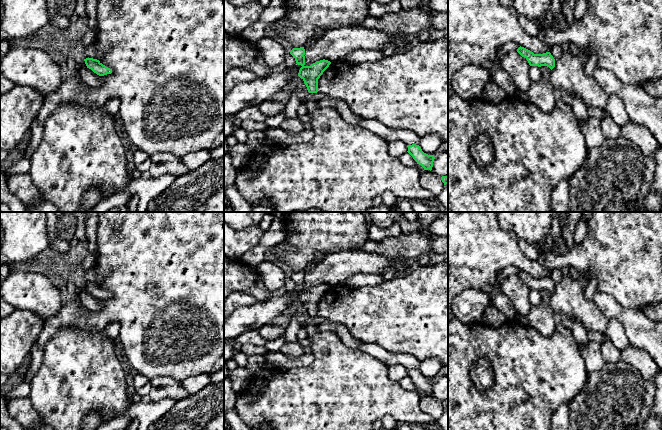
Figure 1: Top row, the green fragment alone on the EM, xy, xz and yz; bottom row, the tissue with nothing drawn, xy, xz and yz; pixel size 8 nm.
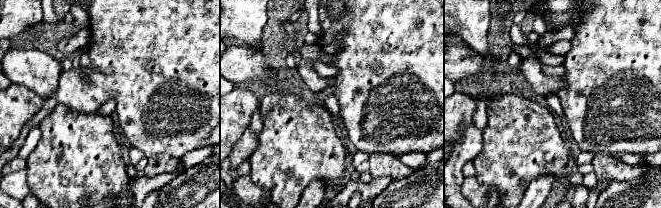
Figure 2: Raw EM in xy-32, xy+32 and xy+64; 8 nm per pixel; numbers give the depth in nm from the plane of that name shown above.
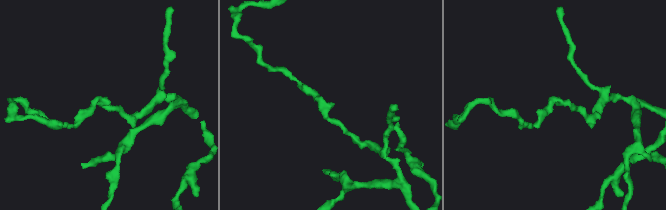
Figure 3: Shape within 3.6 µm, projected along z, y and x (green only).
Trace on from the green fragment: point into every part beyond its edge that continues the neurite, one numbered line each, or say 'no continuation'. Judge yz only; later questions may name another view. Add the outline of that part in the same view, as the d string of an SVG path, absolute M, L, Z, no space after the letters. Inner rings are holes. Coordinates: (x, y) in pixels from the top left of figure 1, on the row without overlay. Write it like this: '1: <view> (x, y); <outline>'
no continuation

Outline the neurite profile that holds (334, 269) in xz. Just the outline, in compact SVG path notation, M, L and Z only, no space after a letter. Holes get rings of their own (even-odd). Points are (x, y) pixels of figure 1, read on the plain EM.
M358 250L327 254L322 261L305 269L304 290L310 290L323 283L330 286L344 284L346 279L354 273L381 274L388 268L399 265L397 262L401 258Z

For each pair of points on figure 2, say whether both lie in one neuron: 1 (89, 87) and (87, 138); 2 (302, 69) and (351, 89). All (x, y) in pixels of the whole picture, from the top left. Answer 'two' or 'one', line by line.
1: two
2: two

